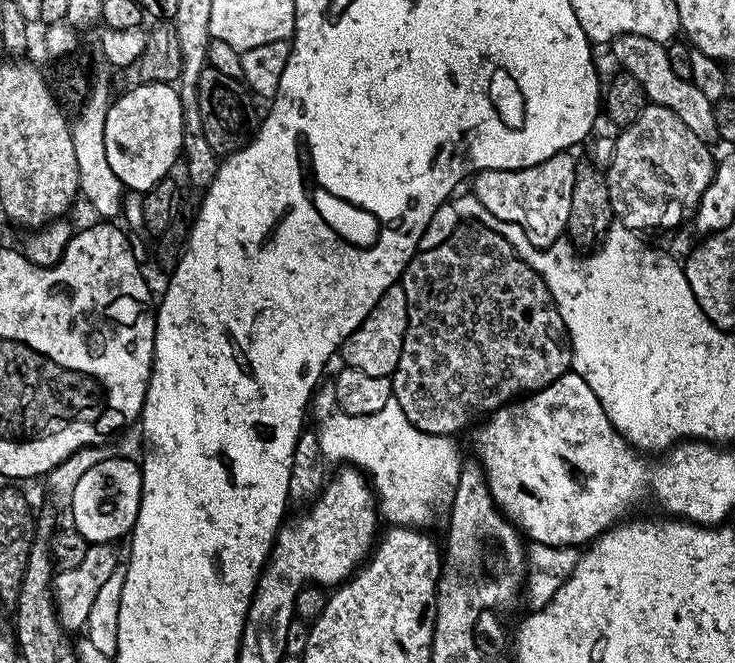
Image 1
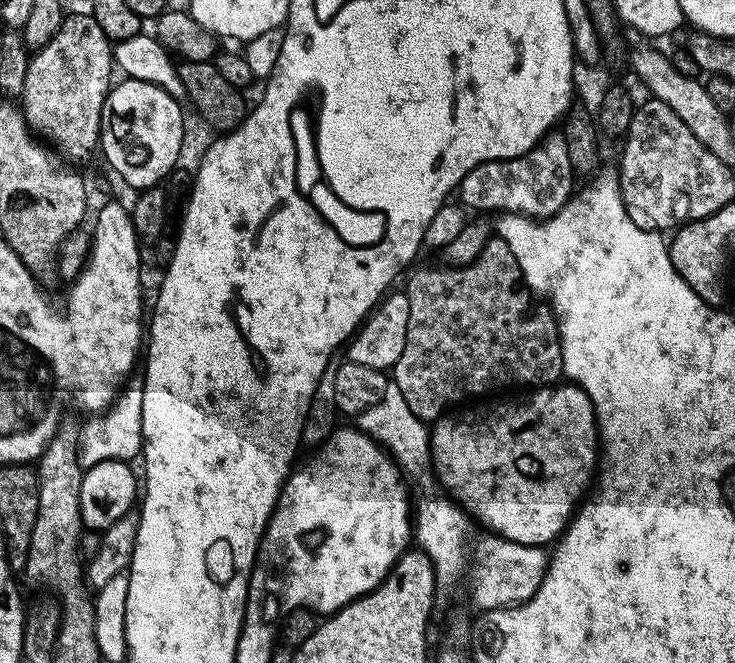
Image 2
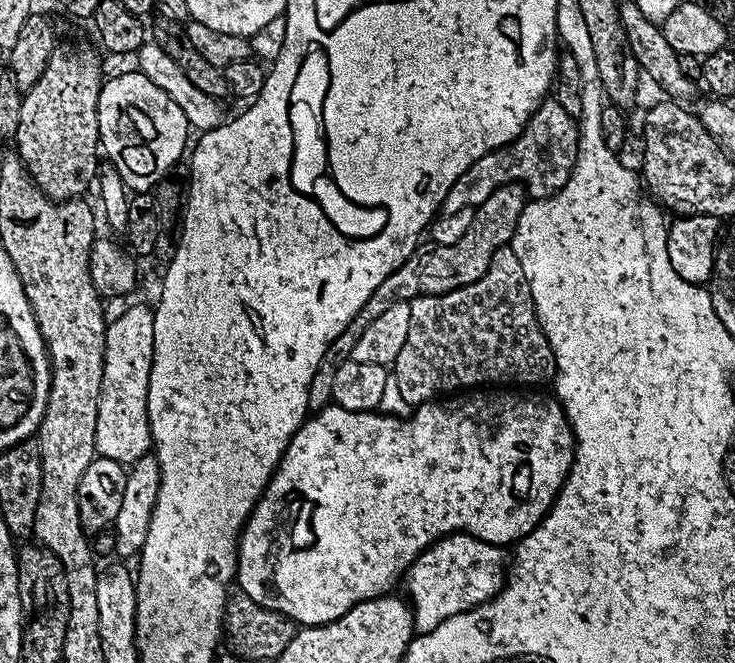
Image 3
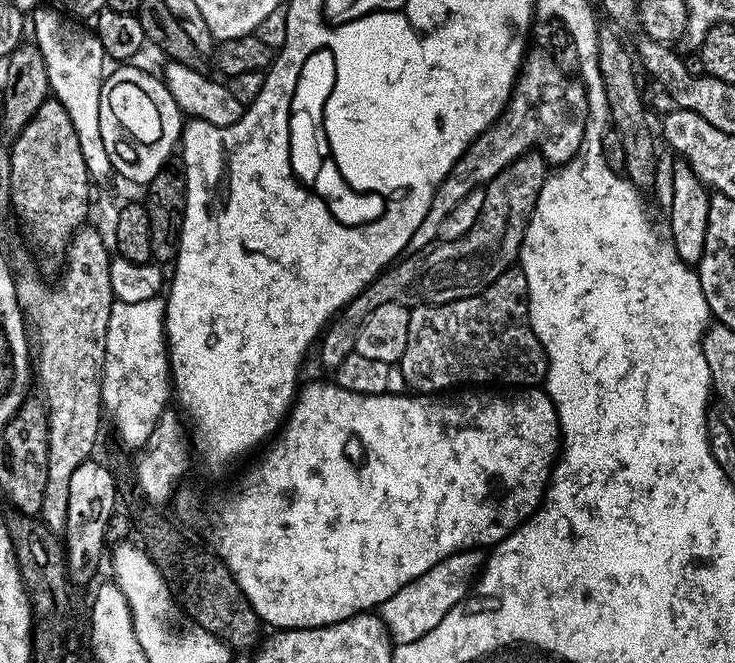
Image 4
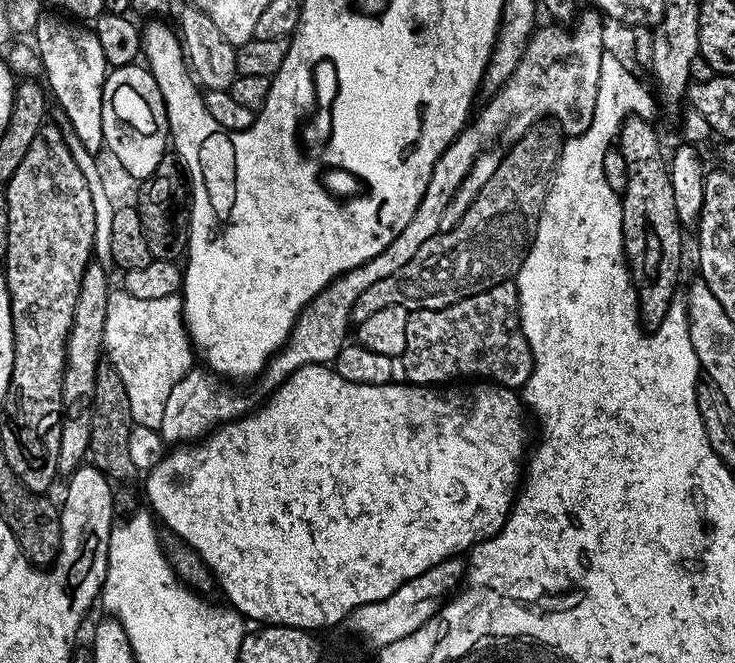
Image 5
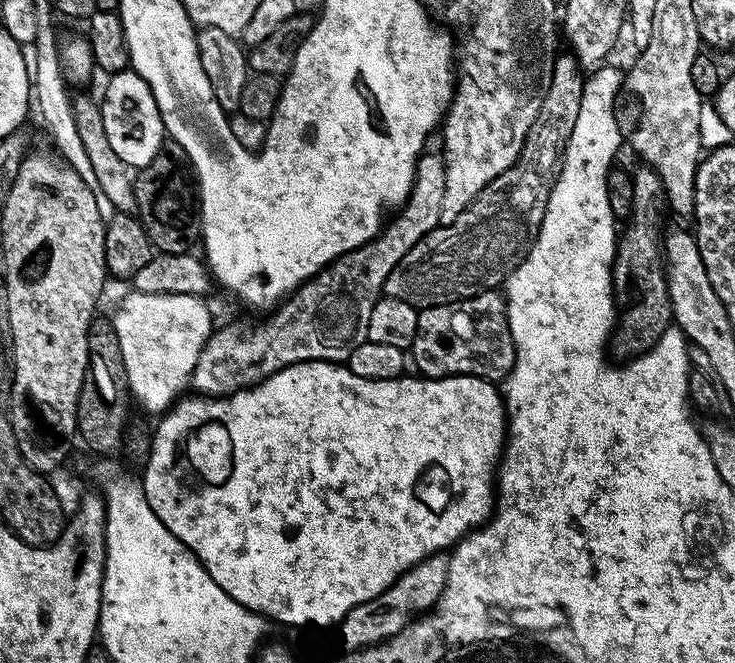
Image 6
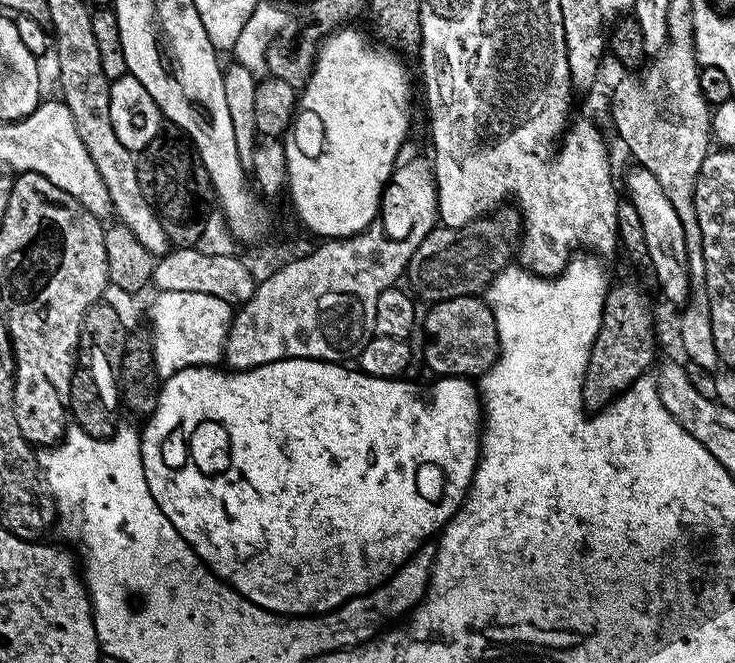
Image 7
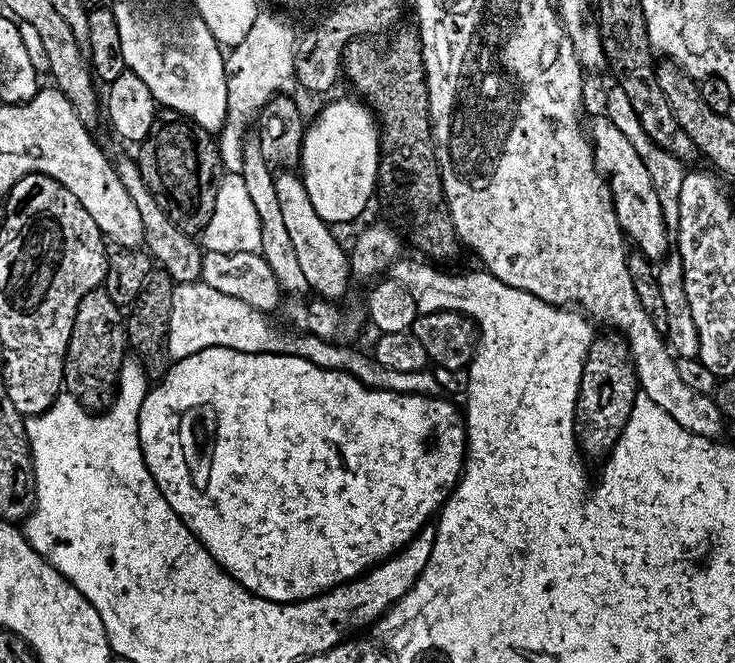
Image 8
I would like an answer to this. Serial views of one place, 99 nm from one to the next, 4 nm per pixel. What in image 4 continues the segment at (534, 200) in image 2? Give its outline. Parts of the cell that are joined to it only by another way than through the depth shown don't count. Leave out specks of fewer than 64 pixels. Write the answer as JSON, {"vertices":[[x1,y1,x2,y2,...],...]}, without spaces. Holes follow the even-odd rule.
{"vertices":[[529,51,504,113,465,150,450,174,446,174,442,186,438,186,434,194,434,202,430,202,430,210,426,210,426,218,422,218,422,226,418,226,414,238,410,238,408,252,425,251,437,239,442,218,446,218,466,194,483,189,525,152,539,152,552,166,570,162,582,146,587,125,588,95,583,83,575,75,560,72,547,51]]}

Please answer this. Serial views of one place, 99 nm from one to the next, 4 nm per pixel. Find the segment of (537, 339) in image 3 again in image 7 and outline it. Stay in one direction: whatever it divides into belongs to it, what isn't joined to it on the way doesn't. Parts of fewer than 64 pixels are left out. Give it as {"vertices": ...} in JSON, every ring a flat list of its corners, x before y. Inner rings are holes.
{"vertices":[[463,296,449,300,437,300,431,305,428,313,422,316,422,332,424,328,424,360,428,368,437,377,463,376,465,378,479,378,488,372,500,354,498,332,494,322,494,314,490,310,487,299,480,296]]}

